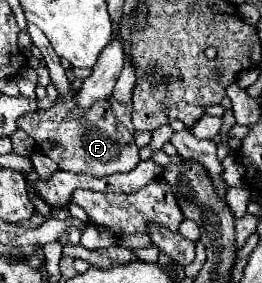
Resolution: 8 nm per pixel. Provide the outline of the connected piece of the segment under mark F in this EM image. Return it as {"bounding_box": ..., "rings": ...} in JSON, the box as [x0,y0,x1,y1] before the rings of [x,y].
{"bounding_box":[16,23,140,177],"rings":[[[28,23],[28,33],[44,57],[44,63],[50,71],[50,79],[60,95],[60,101],[56,105],[52,105],[48,111],[27,113],[18,119],[16,121],[18,129],[26,131],[26,135],[32,137],[38,147],[42,143],[52,143],[54,147],[44,149],[44,155],[50,157],[62,171],[84,173],[84,175],[92,175],[92,177],[104,177],[104,175],[112,175],[112,173],[132,171],[140,163],[138,147],[134,143],[134,135],[112,113],[110,101],[100,99],[100,103],[92,105],[88,111],[80,111],[80,107],[76,107],[76,91],[70,87],[66,71],[60,65],[60,57],[56,55],[56,51],[52,51],[46,35],[32,23]]]}

